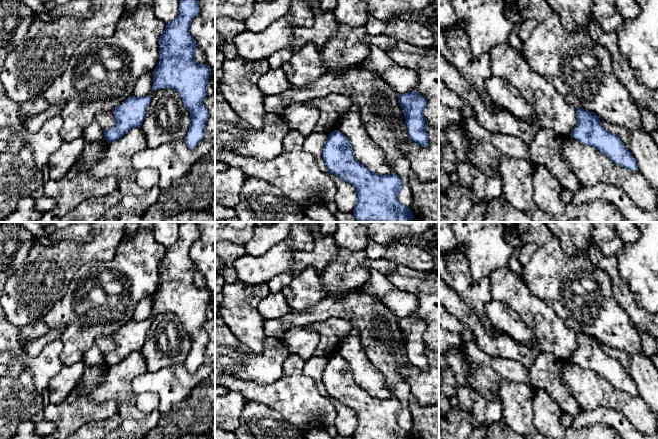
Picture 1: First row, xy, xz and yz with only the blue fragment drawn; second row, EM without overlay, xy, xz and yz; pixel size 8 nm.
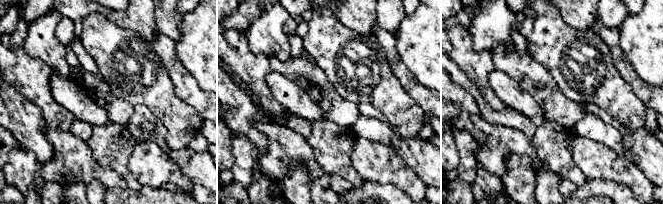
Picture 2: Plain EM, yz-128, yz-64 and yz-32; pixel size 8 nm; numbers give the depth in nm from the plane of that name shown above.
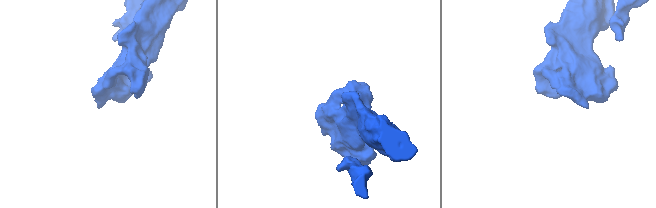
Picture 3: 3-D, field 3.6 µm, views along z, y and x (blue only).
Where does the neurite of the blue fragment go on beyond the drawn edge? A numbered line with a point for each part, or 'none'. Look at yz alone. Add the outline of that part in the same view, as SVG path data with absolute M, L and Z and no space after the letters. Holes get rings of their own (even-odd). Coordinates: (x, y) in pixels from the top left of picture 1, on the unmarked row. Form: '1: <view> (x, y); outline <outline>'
none

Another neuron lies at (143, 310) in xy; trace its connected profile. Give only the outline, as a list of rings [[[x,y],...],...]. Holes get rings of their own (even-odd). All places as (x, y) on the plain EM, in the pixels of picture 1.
[[[153,296],[140,300],[133,311],[132,320],[142,321],[149,319],[149,317],[153,314],[152,307]]]

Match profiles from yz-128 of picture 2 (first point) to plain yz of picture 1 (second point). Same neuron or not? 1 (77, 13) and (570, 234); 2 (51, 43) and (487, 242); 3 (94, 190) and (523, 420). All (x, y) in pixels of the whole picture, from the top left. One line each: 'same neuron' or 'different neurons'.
1: same neuron
2: same neuron
3: different neurons

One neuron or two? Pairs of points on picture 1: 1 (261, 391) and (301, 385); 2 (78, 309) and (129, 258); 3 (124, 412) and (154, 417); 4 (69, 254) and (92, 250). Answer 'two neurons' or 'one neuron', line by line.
1: one neuron
2: one neuron
3: one neuron
4: one neuron

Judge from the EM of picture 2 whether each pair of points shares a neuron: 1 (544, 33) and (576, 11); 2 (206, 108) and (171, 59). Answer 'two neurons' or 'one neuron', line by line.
1: two neurons
2: one neuron

